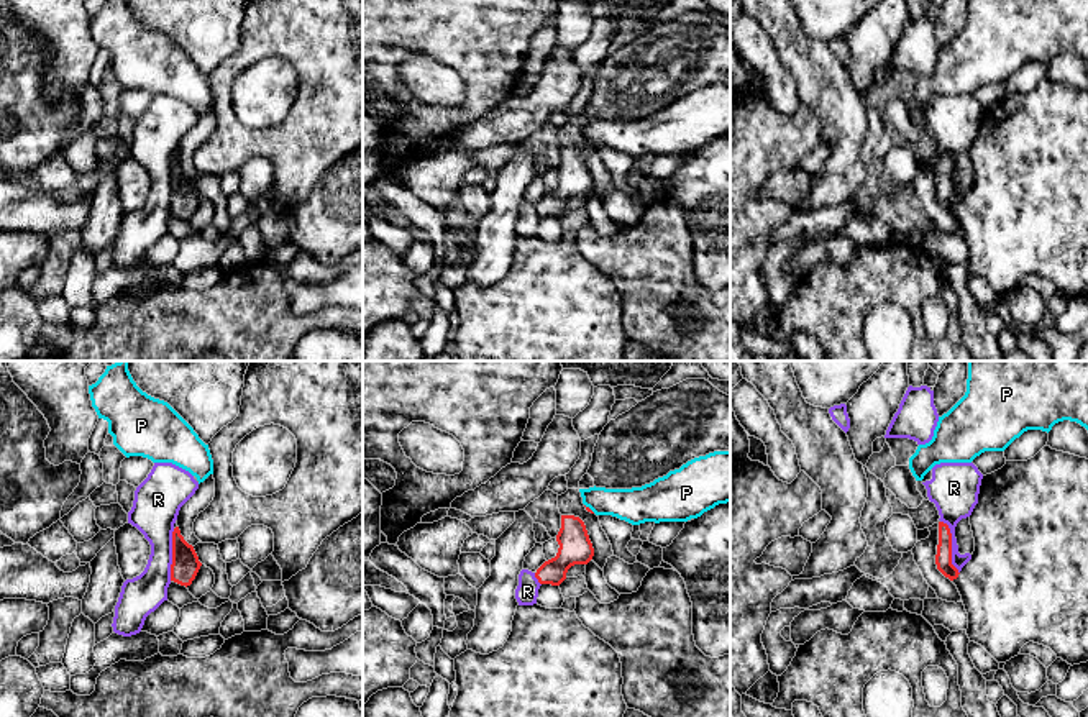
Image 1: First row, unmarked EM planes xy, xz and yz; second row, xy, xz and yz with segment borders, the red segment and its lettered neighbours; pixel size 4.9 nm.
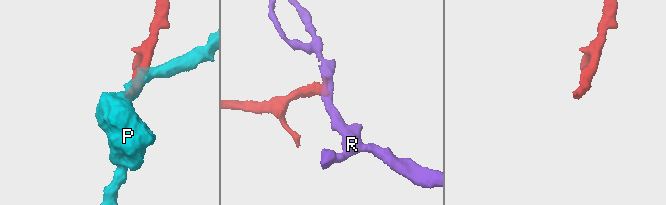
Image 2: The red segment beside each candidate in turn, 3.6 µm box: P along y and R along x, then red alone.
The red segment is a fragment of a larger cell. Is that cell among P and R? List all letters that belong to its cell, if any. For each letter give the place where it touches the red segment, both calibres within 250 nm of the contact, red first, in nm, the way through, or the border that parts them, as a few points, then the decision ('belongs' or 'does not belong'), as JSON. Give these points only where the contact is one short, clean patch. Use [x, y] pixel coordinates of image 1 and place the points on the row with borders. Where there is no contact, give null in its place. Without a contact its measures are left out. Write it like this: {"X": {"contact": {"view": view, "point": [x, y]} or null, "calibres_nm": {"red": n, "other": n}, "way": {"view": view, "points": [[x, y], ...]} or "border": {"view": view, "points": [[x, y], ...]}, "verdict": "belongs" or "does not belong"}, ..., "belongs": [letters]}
{"P": {"contact": {"view": "xz", "point": [588, 507]}, "calibres_nm": {"red": 20, "other": 180}, "border": {"view": "xz", "points": [[585, 504], [594, 512]]}, "verdict": "does not belong"}, "R": {"contact": {"view": "yz", "point": [950, 547]}, "calibres_nm": {"red": 80, "other": 220}, "border": {"view": "yz", "points": [[941, 520], [949, 529], [950, 563], [959, 573]]}, "verdict": "does not belong"}, "belongs": []}

